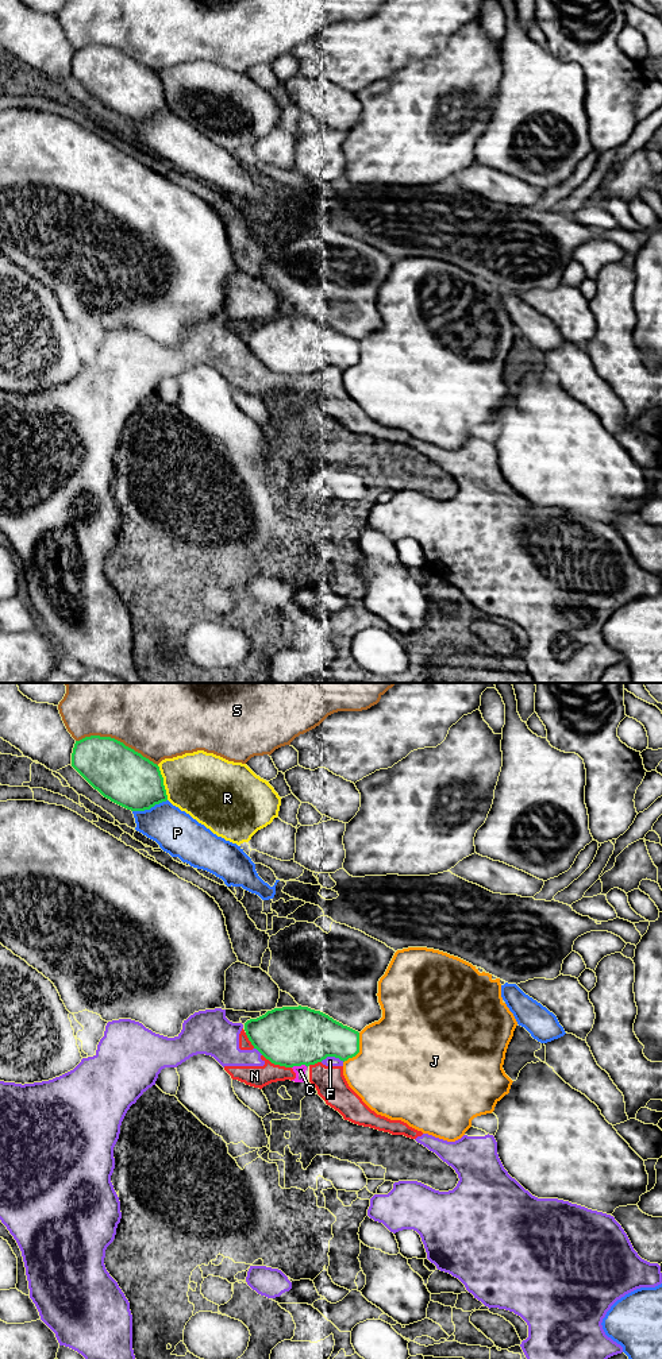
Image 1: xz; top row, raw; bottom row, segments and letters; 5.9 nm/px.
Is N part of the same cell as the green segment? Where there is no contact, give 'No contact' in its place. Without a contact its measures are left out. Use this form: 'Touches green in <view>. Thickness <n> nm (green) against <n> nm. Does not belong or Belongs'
Touches green in xz. Thickness 360 nm (green) against 130 nm. Does not belong

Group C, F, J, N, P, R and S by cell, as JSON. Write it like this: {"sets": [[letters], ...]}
{"sets": [["C", "F", "N"], ["J"], ["P"], ["R"], ["S"]]}

